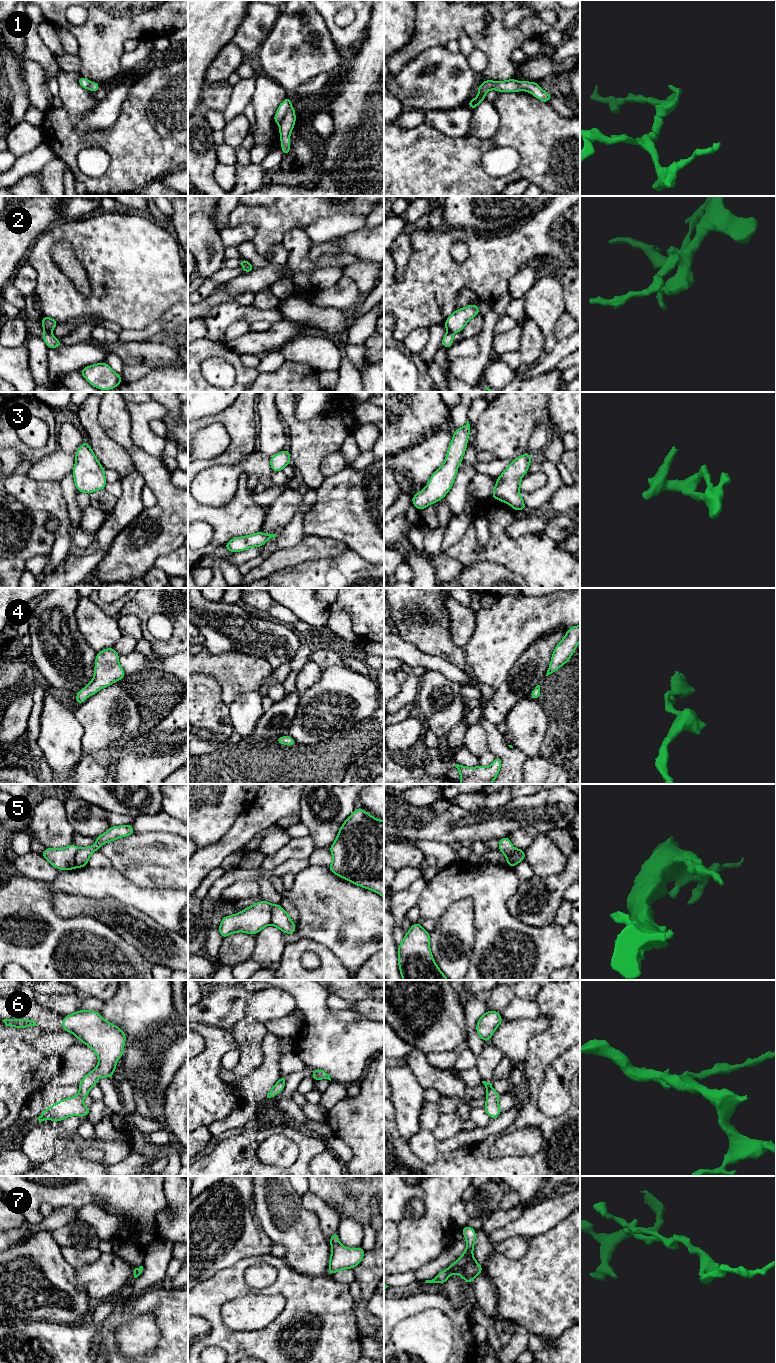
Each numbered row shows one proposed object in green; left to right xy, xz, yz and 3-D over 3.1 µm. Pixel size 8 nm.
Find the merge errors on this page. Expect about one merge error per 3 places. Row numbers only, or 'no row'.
1, 2, 5

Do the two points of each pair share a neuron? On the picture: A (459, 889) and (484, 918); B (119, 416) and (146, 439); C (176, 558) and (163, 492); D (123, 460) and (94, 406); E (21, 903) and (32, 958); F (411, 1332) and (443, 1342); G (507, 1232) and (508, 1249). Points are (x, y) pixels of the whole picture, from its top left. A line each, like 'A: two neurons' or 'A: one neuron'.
A: one neuron
B: two neurons
C: two neurons
D: one neuron
E: one neuron
F: one neuron
G: two neurons

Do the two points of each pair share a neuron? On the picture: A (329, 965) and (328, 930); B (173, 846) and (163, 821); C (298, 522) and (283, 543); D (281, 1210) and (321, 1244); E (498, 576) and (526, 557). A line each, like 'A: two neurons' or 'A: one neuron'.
A: two neurons
B: two neurons
C: one neuron
D: one neuron
E: two neurons

